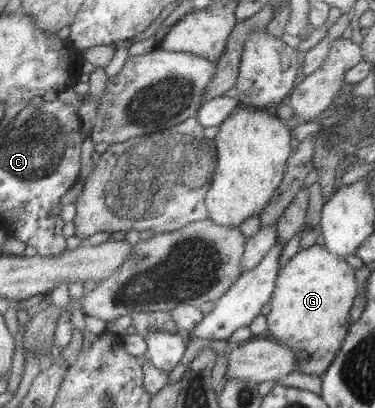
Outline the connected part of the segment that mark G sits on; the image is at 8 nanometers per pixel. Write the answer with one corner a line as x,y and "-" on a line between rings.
316,243
308,248
299,248
275,278
275,289
272,291
269,314
266,316
267,331
275,342
286,345
296,359
296,372
321,378
338,354
341,344
349,331
349,310
357,295
355,277
352,268
344,259
327,252
325,247

